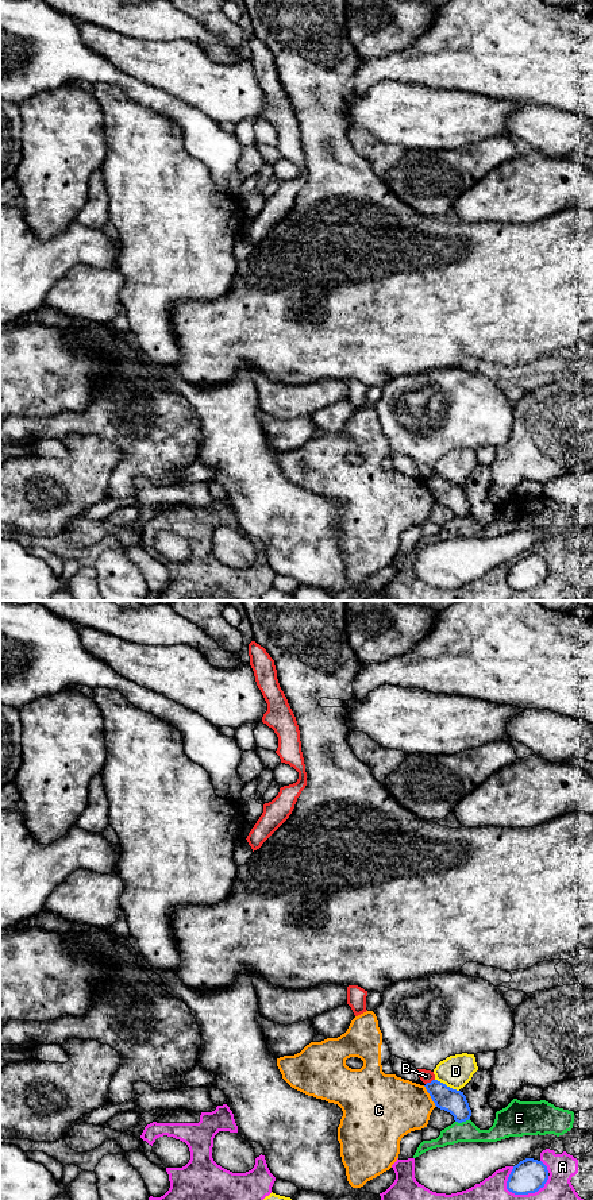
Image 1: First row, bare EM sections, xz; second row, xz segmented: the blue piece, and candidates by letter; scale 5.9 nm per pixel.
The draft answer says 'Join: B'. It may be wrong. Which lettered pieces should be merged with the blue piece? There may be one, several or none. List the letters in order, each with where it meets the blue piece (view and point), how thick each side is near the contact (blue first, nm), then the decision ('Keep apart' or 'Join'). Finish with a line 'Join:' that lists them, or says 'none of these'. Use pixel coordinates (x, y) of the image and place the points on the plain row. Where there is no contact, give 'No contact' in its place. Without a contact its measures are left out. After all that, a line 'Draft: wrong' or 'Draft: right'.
A: Touches blue at xz (528, 587). Thickness 200 nm (blue) against 280 nm. Keep apart
B: Touches blue at xz (431, 477). Thickness 140 nm (blue) against 80 nm. Keep apart
C: Touches blue at xz (430, 490). Thickness 140 nm (blue) against 360 nm. Keep apart
D: Touches blue at xz (446, 481). Thickness 140 nm (blue) against 190 nm. Keep apart
E: Touches blue at xz (462, 516). Thickness 140 nm (blue) against 130 nm. Keep apart
Join: none of these
Draft: wrong

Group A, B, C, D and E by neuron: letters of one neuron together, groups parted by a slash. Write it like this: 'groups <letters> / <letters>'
groups A E / B / C / D

